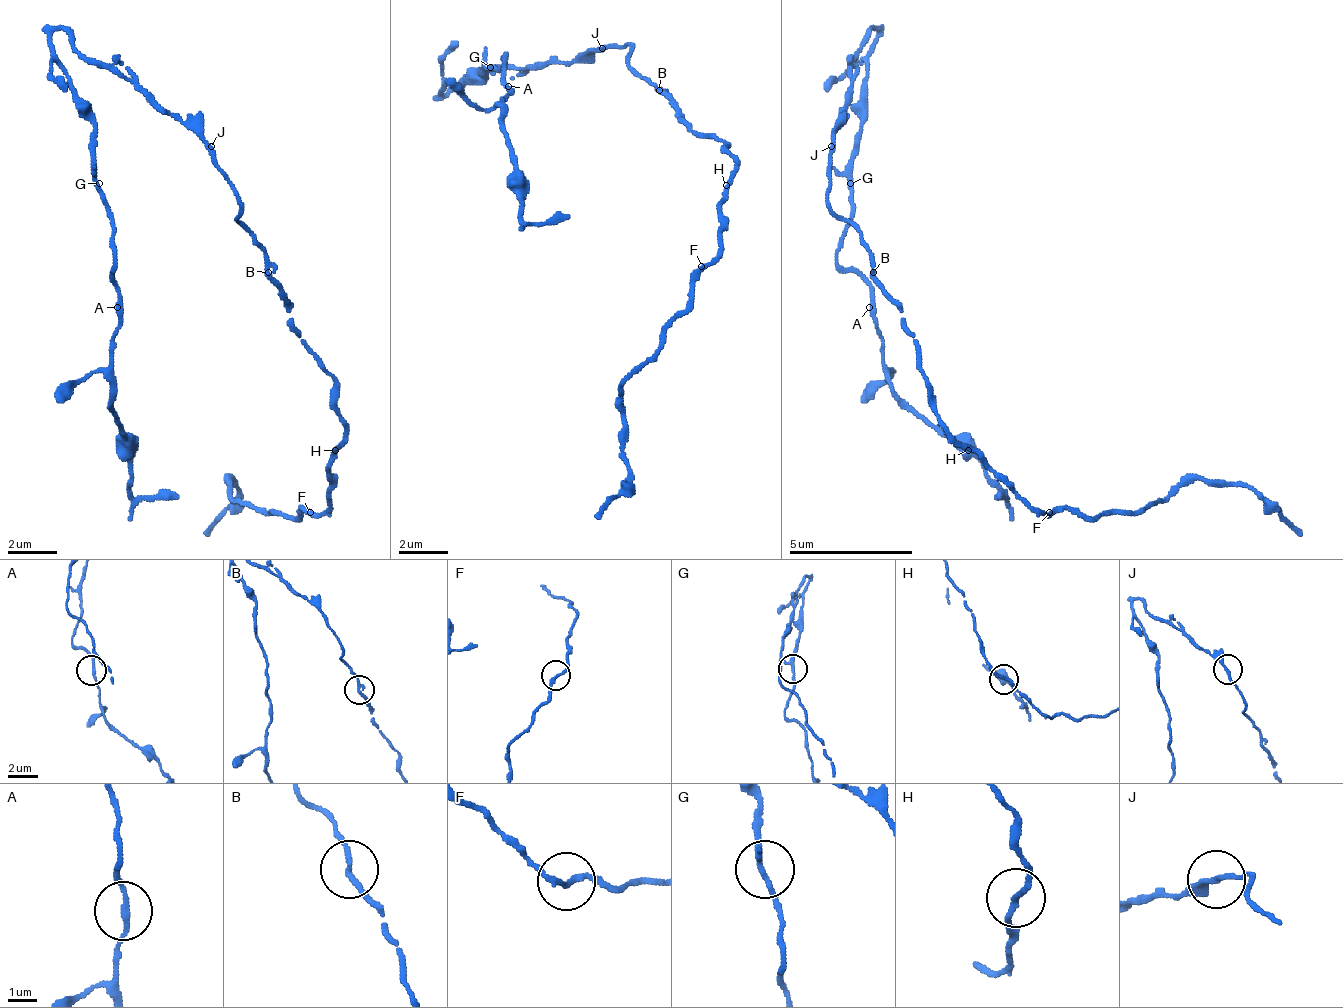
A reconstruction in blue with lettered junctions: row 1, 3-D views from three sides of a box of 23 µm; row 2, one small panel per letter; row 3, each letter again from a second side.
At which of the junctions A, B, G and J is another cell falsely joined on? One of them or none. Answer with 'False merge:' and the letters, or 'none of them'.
False merge: none of them

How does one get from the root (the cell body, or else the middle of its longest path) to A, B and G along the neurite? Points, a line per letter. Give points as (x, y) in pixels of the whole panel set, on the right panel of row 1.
A: (831, 146), (869, 28), (875, 53), (838, 252), (869, 307)
B: (831, 146), (831, 190), (825, 196), (825, 202), (862, 239), (862, 245), (875, 258), (875, 270)
G: (831, 146), (844, 121), (850, 59), (869, 28), (875, 53), (862, 78), (862, 140), (850, 183)

